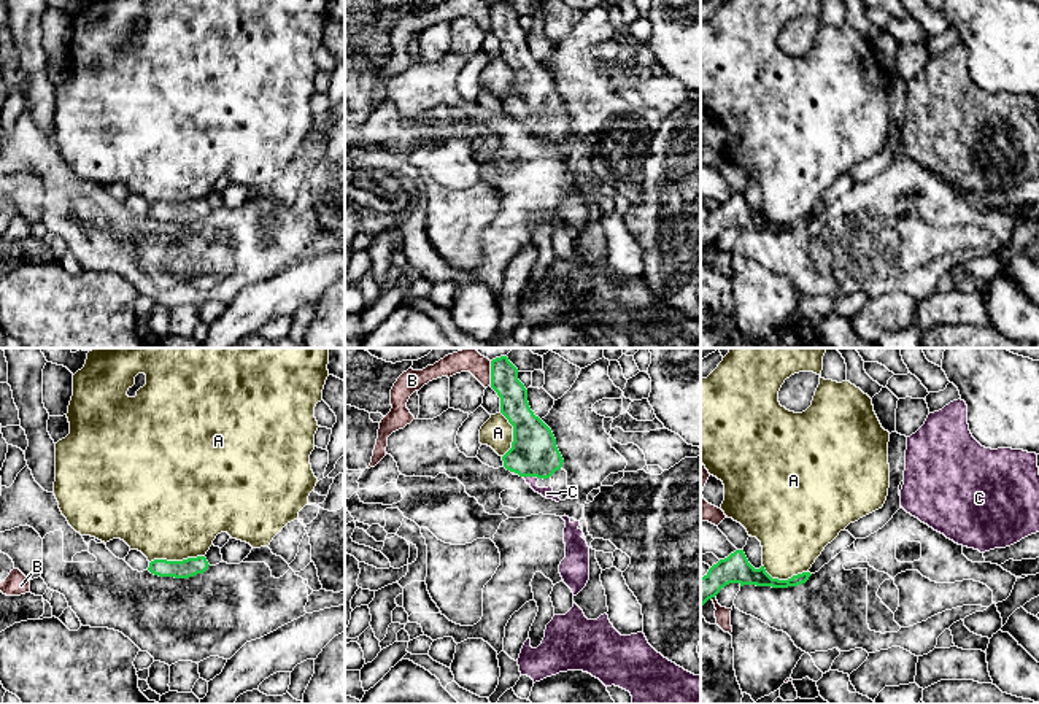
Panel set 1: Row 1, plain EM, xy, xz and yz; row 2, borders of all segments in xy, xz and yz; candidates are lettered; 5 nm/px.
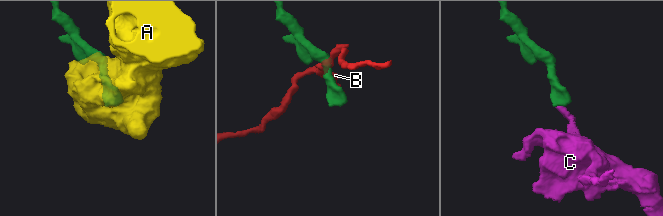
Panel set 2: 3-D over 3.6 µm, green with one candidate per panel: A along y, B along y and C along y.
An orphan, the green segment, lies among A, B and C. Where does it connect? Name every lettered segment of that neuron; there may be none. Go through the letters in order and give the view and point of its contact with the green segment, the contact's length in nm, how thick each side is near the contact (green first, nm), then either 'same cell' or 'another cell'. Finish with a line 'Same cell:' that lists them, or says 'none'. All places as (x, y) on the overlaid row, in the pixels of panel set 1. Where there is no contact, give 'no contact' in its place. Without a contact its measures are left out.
A: meets green in xy at (177, 561); contact 280 nm long; 100 nm thick on the green side, 480 nm on the other; another cell
B: meets green in xz at (491, 374); contact 130 nm long; 140 nm thick on the green side, 110 nm on the other; another cell
C: meets green in xz at (531, 475); contact 80 nm long; 240 nm thick on the green side, 50 nm on the other; same cell
Same cell: C

